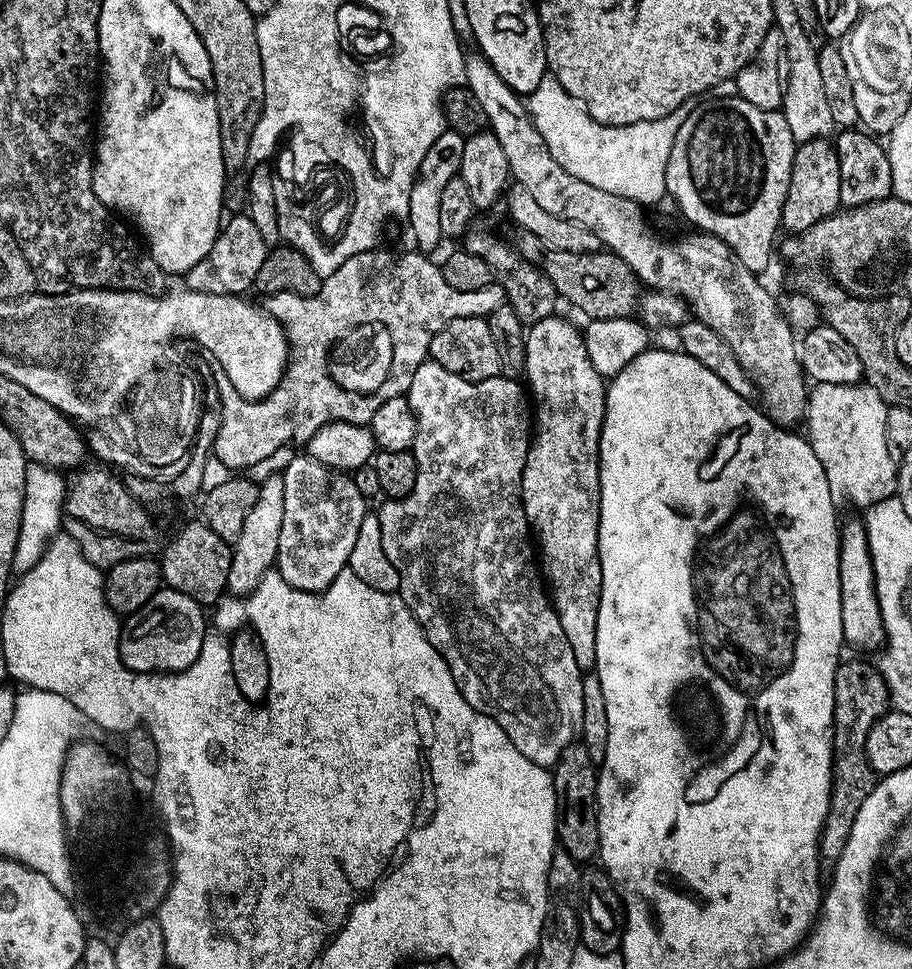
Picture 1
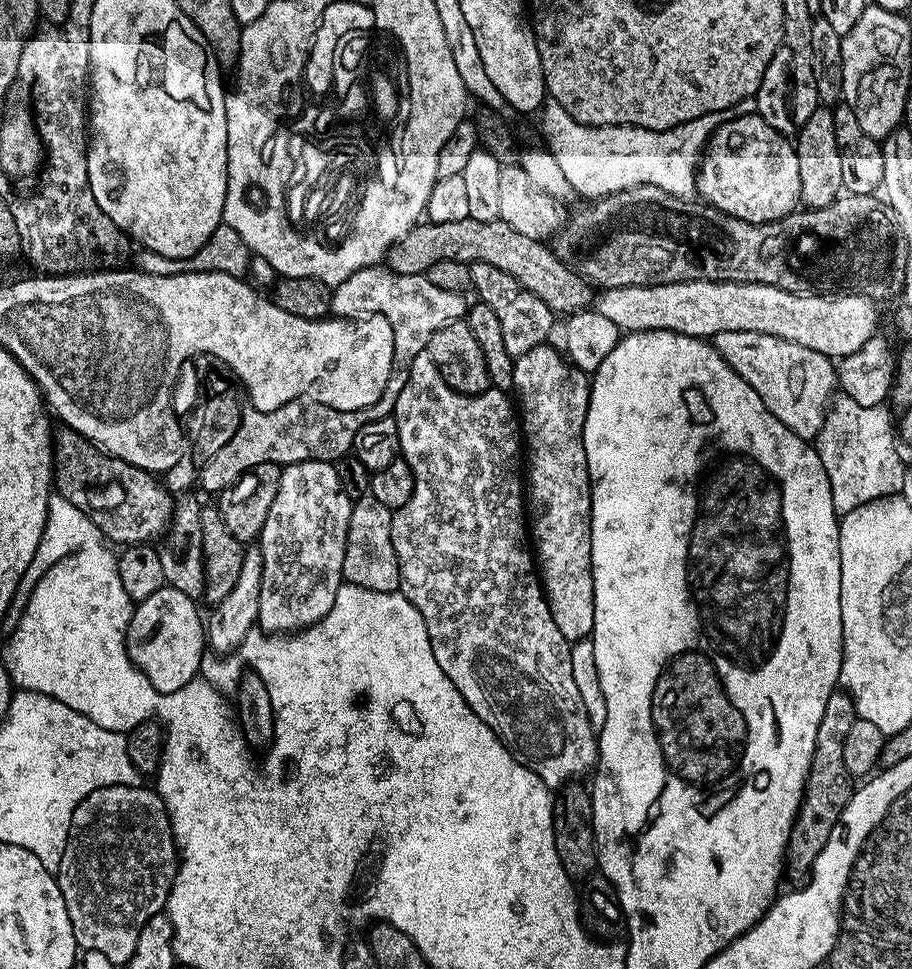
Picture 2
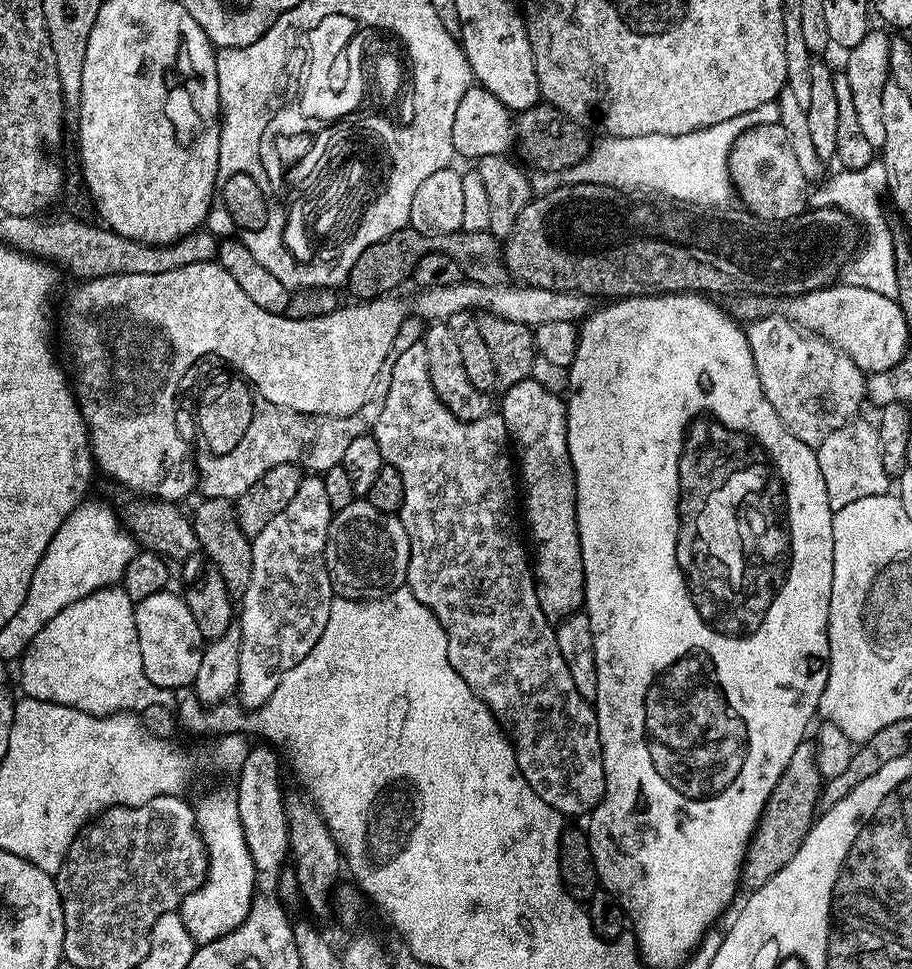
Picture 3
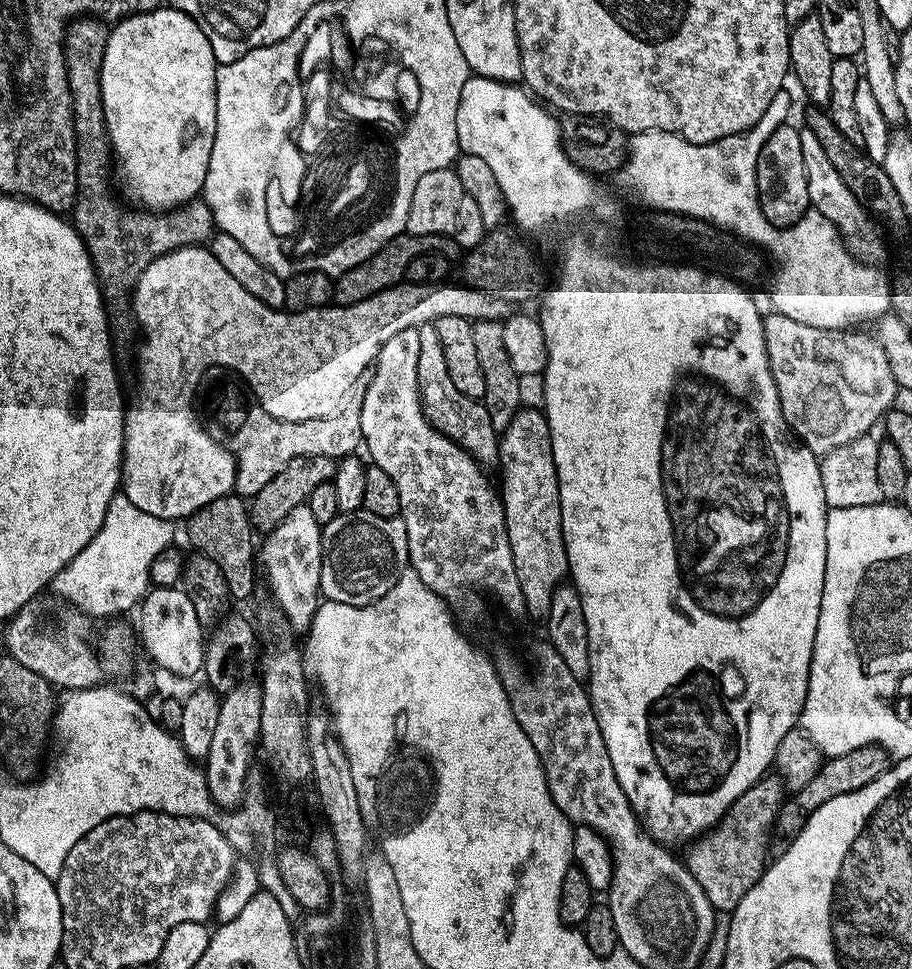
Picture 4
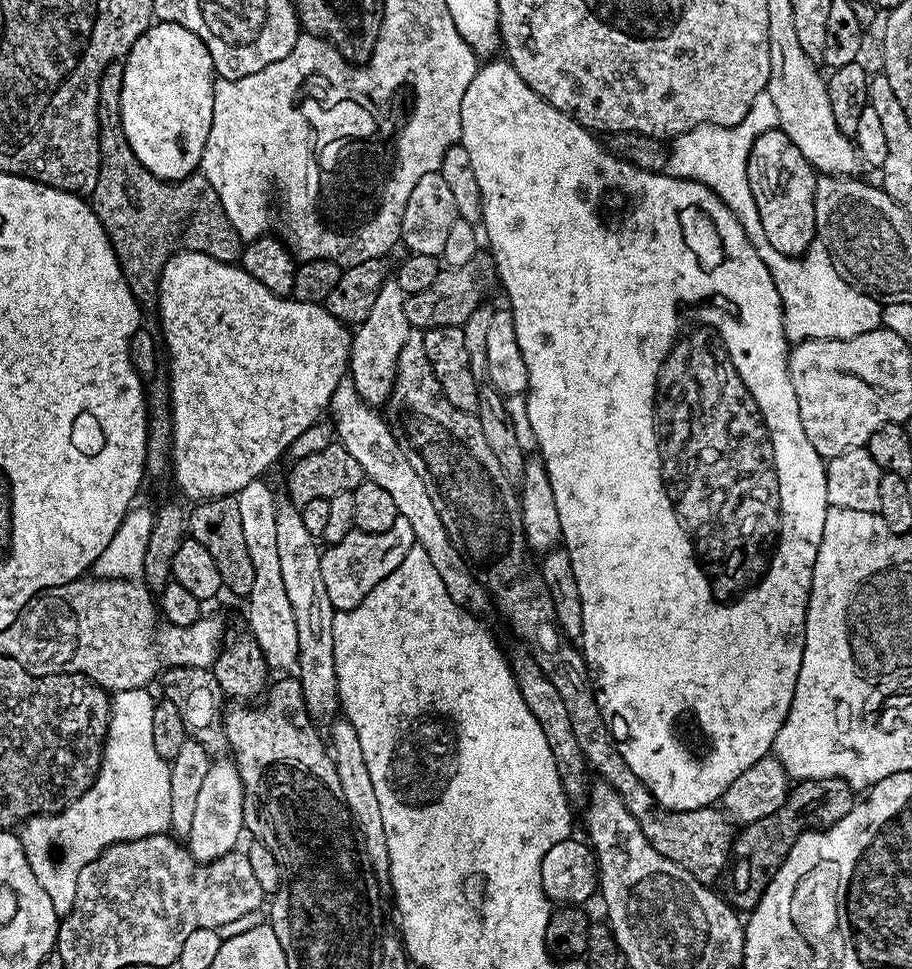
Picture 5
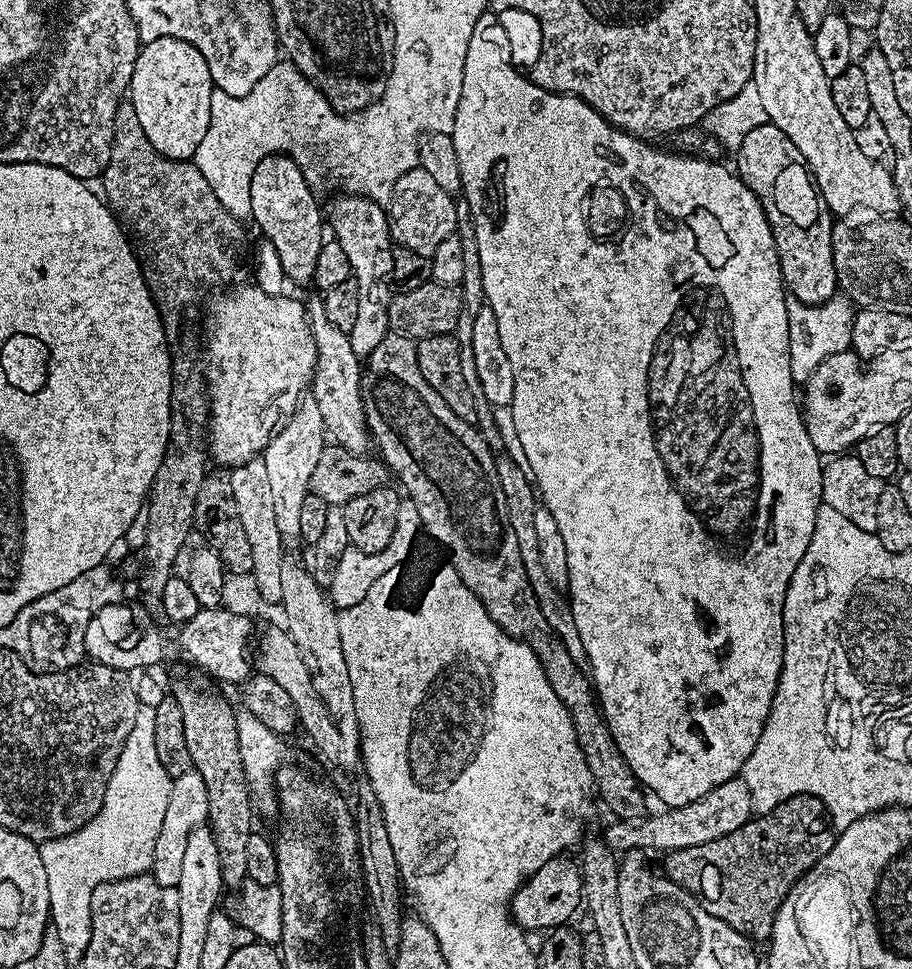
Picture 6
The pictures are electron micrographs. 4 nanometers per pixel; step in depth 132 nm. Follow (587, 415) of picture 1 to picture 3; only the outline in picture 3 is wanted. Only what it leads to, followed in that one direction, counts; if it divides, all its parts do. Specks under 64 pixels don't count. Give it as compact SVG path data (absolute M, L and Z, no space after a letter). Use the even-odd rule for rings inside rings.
M529 378L518 382L514 386L504 388L502 394L504 397L498 400L498 414L506 422L506 430L508 431L508 439L514 445L514 456L518 461L518 476L524 479L524 488L522 492L522 516L528 519L528 528L526 524L526 532L532 535L532 544L530 540L530 552L534 557L534 579L536 581L536 593L538 594L538 602L542 606L542 614L549 622L559 622L566 616L572 615L573 612L581 611L584 602L584 567L582 566L582 550L580 549L580 539L578 538L578 518L576 517L576 479L574 478L574 470L570 462L570 454L568 453L568 406L563 395L555 396L552 392L547 392L542 385L536 381L536 378Z

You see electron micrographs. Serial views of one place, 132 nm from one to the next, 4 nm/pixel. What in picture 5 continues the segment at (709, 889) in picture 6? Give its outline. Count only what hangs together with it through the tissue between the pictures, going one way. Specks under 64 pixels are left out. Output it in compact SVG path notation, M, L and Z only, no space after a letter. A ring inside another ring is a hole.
M838 778L799 781L789 791L786 802L778 806L778 810L774 810L774 814L766 814L766 818L758 818L758 822L743 825L730 849L732 907L744 914L756 908L766 886L770 886L774 874L778 874L796 839L813 826L819 824L827 826L850 814L854 803L852 788L853 785L849 781Z

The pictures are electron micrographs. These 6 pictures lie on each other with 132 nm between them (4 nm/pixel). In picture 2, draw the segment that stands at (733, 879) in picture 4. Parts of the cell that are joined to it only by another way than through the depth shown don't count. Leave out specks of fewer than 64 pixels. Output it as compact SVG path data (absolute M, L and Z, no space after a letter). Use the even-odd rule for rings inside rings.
M843 690L833 692L826 702L822 722L818 722L818 738L814 742L814 758L810 762L808 781L804 787L804 801L800 804L788 839L786 868L796 876L807 877L811 873L818 854L822 854L822 846L826 846L830 838L830 830L834 830L842 810L846 810L852 797L854 780L842 762L842 746L846 734L850 734L850 726L857 718L856 708L849 700L848 693Z

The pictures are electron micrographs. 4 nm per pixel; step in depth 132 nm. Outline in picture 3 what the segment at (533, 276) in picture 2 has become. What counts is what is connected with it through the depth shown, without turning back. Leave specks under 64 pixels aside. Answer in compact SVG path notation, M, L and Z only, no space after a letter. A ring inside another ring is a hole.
M411 226L399 228L394 234L382 238L382 242L374 242L350 270L346 288L353 292L355 299L360 302L378 300L389 295L391 288L399 286L412 275L414 266L418 266L422 254L445 252L458 262L460 274L464 280L473 280L475 284L502 284L509 279L508 269L504 266L502 244L491 232L452 232L449 236L427 236Z

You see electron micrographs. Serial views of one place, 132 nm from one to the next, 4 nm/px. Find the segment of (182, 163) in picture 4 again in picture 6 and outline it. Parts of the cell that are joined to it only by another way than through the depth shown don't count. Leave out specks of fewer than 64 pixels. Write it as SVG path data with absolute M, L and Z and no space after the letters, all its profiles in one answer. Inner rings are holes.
M158 38L149 40L141 47L138 58L134 62L134 74L130 85L130 99L134 106L134 114L138 114L138 122L142 122L142 130L146 138L150 138L150 146L171 160L191 161L196 155L202 138L206 138L206 130L210 126L210 98L214 85L210 78L210 66L206 66L206 58L190 42L182 42L178 38Z

